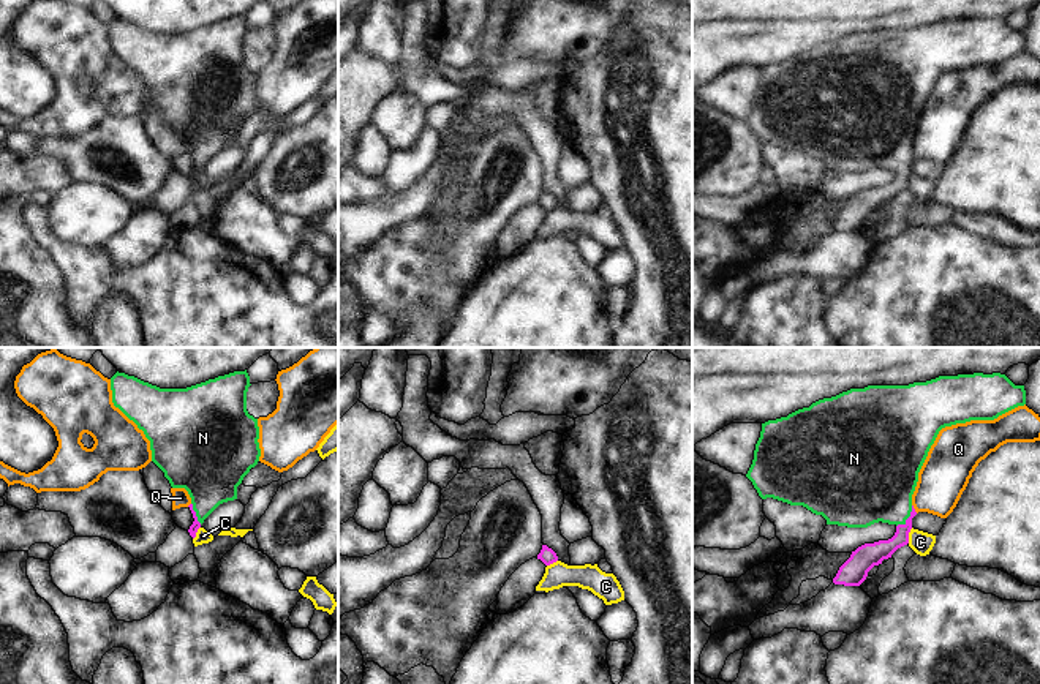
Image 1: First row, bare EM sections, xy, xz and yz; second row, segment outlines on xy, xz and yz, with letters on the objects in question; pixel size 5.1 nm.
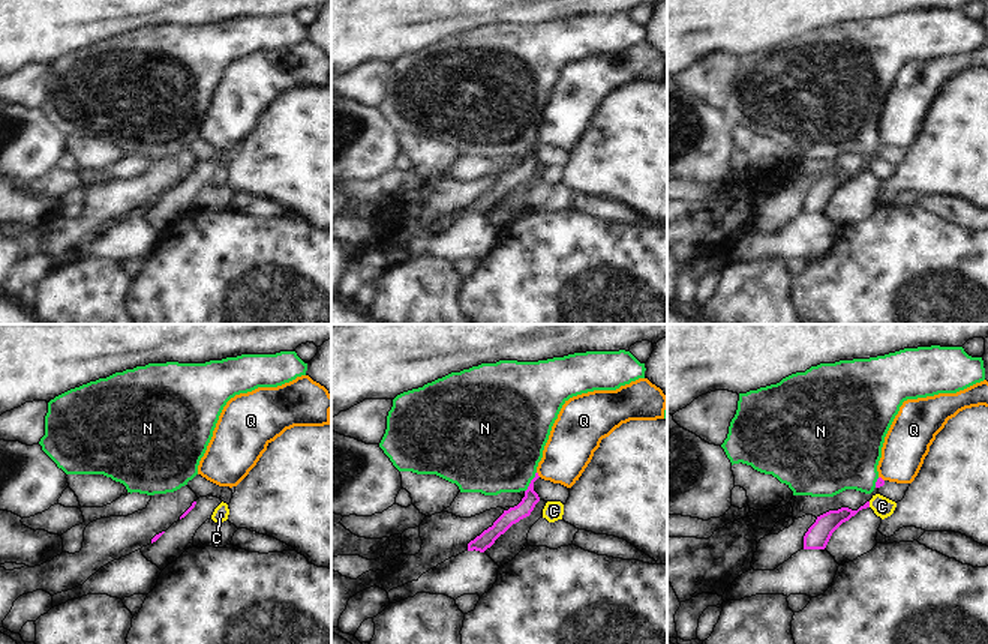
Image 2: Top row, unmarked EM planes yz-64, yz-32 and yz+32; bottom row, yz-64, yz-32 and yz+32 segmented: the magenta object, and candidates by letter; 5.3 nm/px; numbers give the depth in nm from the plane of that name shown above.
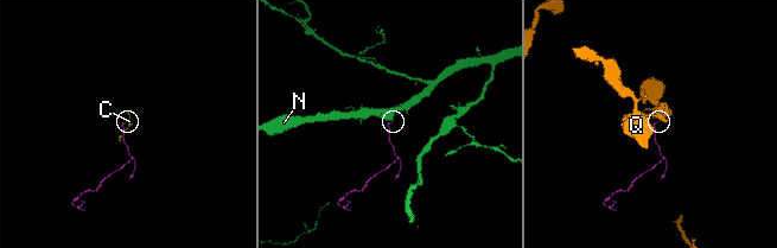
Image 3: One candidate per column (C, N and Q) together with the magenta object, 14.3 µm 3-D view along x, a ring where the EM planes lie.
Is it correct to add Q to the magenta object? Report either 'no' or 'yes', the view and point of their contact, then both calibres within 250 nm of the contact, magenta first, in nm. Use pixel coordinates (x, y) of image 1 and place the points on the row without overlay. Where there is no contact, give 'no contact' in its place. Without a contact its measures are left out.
no; contact yz (914, 155); calibres 90 and 240 nm

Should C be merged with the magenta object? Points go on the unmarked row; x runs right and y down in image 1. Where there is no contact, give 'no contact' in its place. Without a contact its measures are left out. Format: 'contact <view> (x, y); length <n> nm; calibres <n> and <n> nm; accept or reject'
contact yz (908, 182); length 80 nm; calibres 120 and 110 nm; reject

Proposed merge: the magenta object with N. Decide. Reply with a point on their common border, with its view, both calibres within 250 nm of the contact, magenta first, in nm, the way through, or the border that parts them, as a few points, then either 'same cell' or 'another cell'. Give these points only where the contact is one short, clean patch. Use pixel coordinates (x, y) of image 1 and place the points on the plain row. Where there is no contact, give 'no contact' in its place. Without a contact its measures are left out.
contact yz (908, 165); calibres 110 and 400 nm; way yz (874, 199), (901, 180), (908, 165), (874, 128); same cell

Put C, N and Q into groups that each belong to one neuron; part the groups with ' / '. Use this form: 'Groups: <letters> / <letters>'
Groups: C / N / Q

